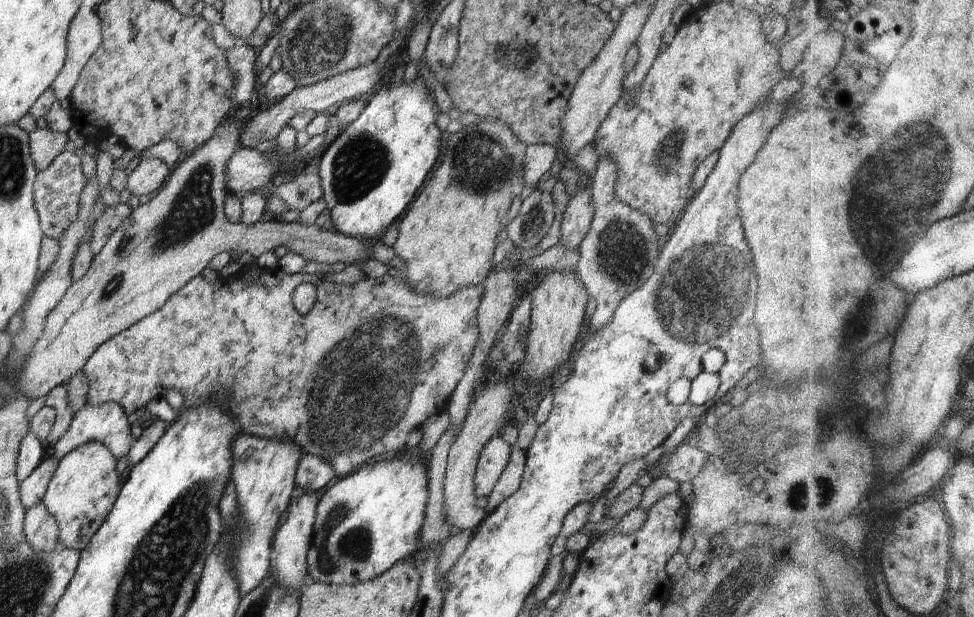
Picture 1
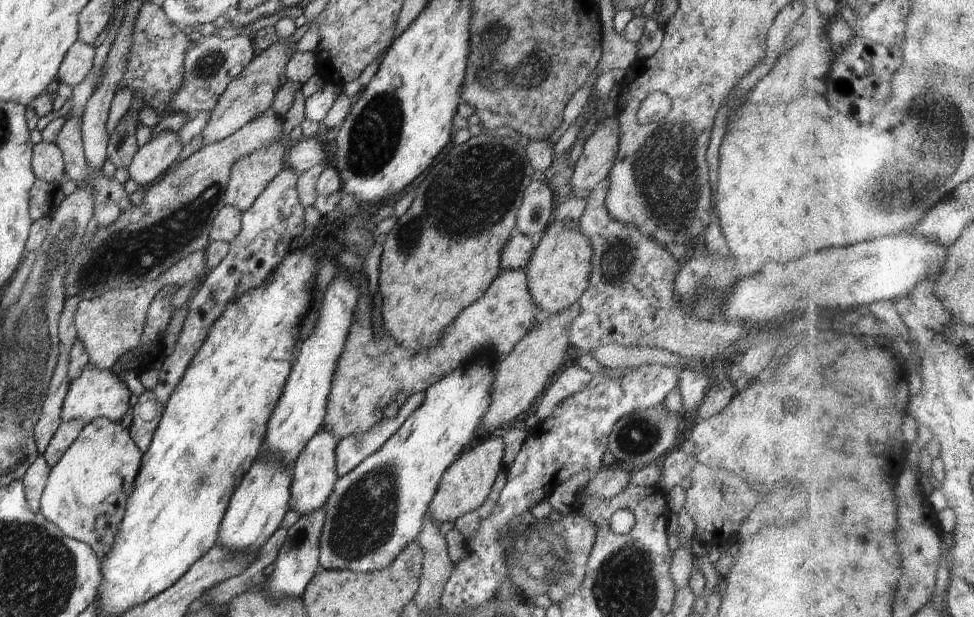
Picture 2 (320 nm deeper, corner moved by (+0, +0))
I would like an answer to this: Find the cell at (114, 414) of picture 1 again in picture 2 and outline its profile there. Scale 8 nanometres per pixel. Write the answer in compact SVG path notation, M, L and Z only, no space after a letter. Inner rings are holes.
M89 362L84 366L80 376L69 384L61 408L61 420L84 419L89 423L99 418L108 418L108 420L121 422L130 408L128 401L131 394L126 383L114 371L96 368Z

